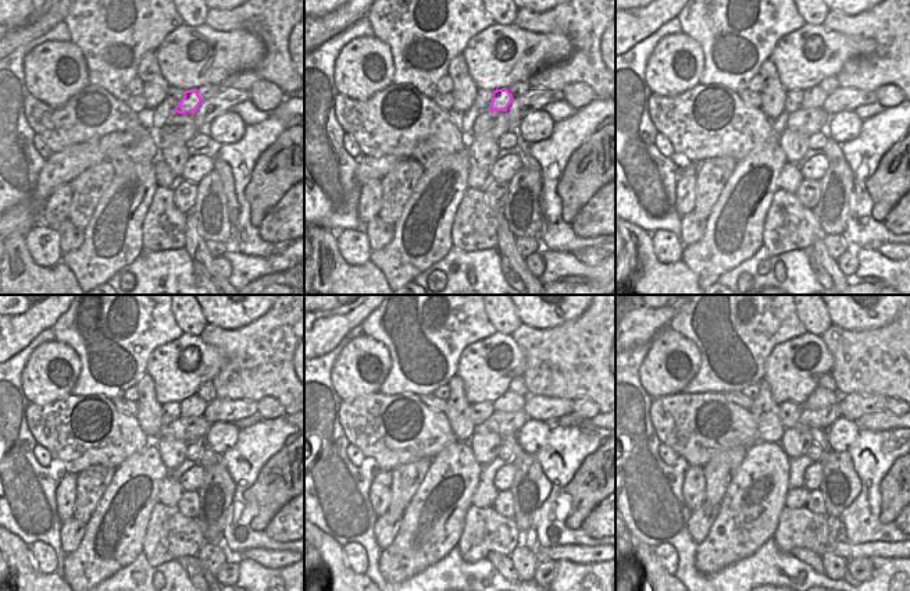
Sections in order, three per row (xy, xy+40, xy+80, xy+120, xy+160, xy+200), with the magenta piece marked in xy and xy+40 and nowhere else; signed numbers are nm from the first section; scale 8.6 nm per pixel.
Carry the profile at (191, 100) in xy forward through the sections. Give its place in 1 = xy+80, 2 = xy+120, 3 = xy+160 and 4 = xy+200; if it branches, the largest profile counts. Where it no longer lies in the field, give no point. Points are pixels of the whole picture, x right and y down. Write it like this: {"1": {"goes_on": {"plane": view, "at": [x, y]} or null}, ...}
{"1": {"goes_on": {"plane": "xy+80", "at": [813, 98]}}, "2": {"goes_on": {"plane": "xy+120", "at": [193, 406]}}, "3": {"goes_on": {"plane": "xy+160", "at": [509, 401]}}, "4": {"goes_on": {"plane": "xy+200", "at": [821, 398]}}}

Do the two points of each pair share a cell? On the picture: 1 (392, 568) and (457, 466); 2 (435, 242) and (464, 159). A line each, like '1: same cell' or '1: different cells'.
1: same cell
2: same cell

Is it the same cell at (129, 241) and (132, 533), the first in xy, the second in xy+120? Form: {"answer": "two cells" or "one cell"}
{"answer": "one cell"}

